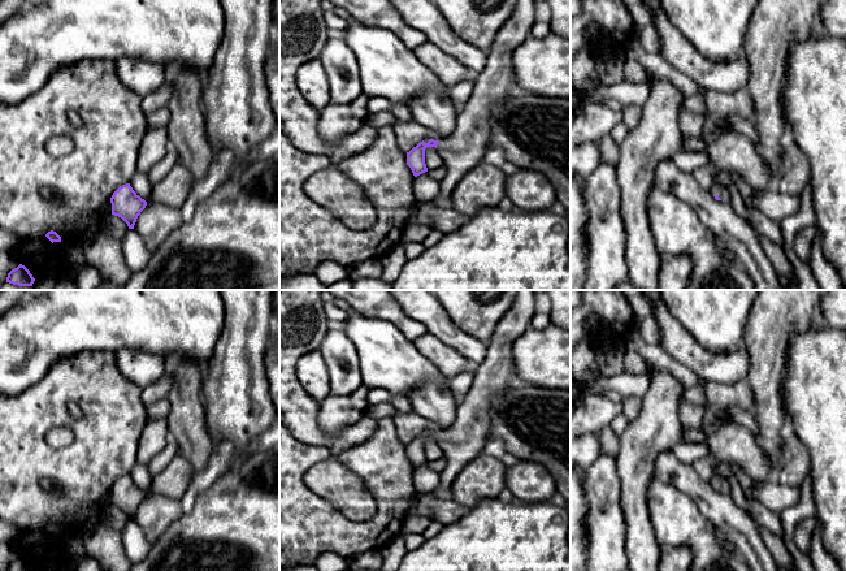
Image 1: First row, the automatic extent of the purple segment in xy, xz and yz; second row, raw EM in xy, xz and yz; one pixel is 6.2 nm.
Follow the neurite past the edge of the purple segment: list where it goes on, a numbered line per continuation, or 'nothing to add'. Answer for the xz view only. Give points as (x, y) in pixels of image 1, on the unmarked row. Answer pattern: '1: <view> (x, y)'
1: xz (465, 438)

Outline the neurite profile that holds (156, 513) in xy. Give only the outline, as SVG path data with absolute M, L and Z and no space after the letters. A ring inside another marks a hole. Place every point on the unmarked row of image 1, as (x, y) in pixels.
M149 493L138 507L134 520L152 545L182 515L179 501Z

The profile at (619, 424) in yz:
M620 415L617 418L615 418L611 423L609 423L609 427L612 428L612 431L617 434L621 434L626 427L629 425L629 420L624 416L624 415Z

